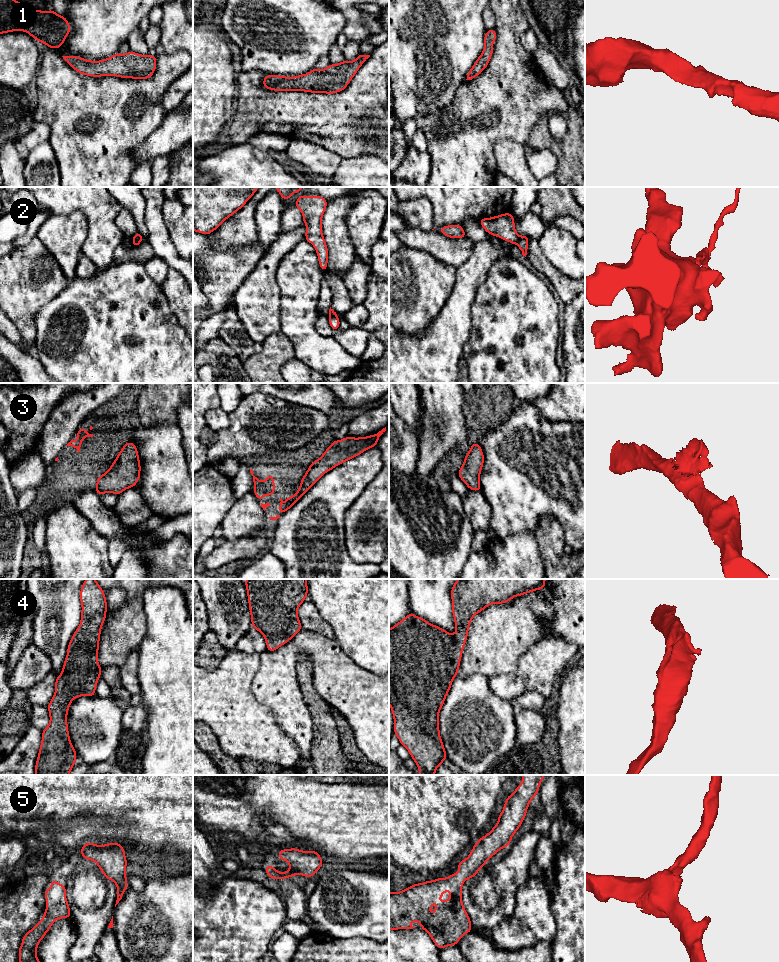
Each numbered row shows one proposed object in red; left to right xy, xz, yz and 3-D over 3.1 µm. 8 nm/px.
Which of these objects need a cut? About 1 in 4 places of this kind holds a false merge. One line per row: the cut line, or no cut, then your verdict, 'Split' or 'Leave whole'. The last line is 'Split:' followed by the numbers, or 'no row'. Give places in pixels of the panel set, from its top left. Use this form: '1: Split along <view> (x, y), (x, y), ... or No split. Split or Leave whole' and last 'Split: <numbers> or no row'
1: No split. Leave whole
2: Split along yz (519, 237), (516, 243). Split
3: No split. Leave whole
4: No split. Leave whole
5: No split. Leave whole
Split: 2

